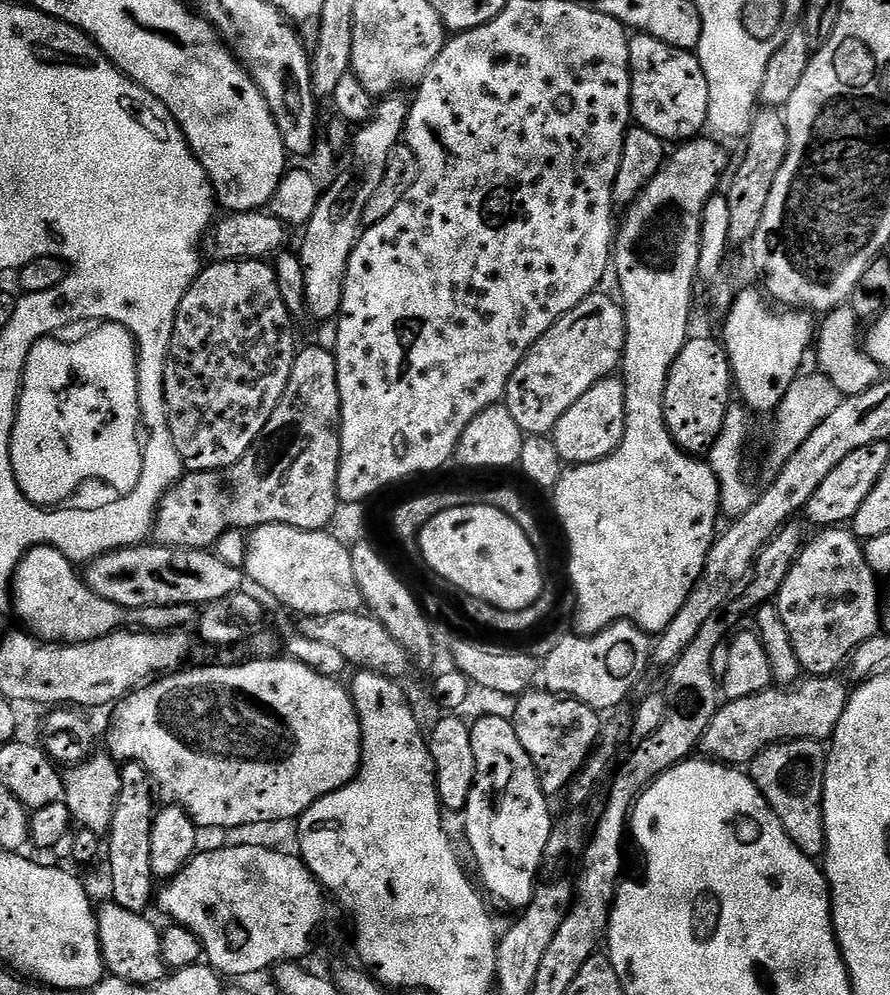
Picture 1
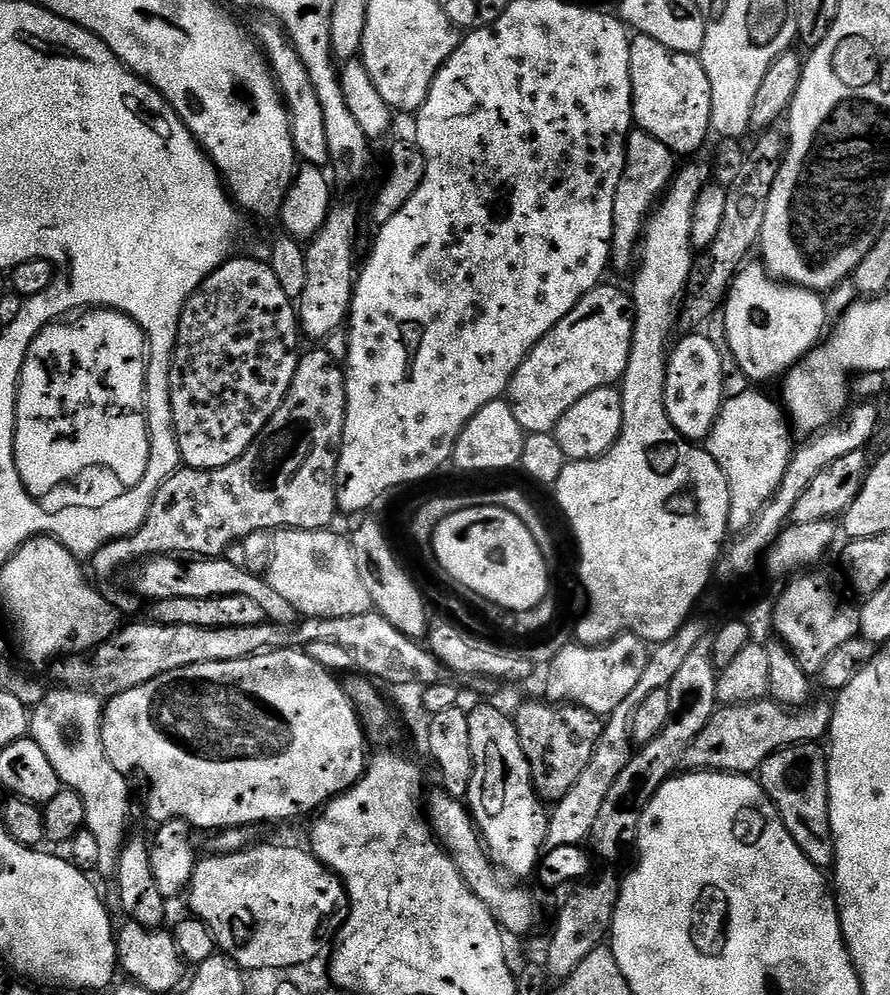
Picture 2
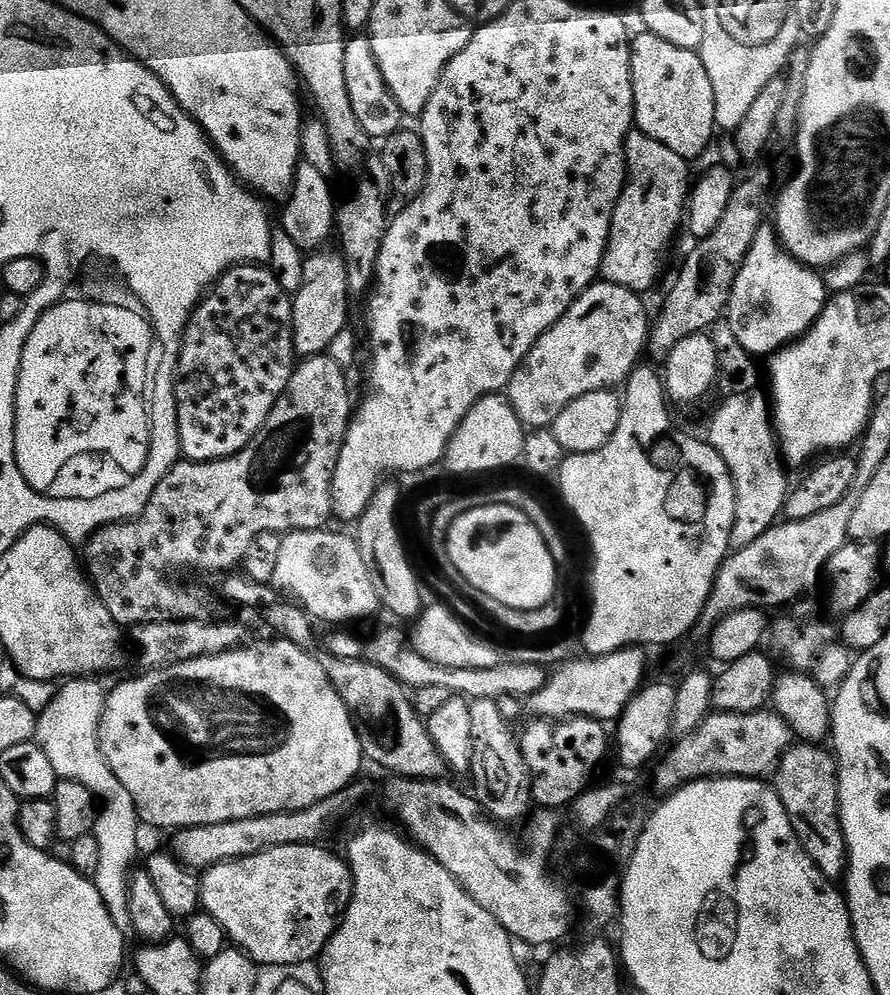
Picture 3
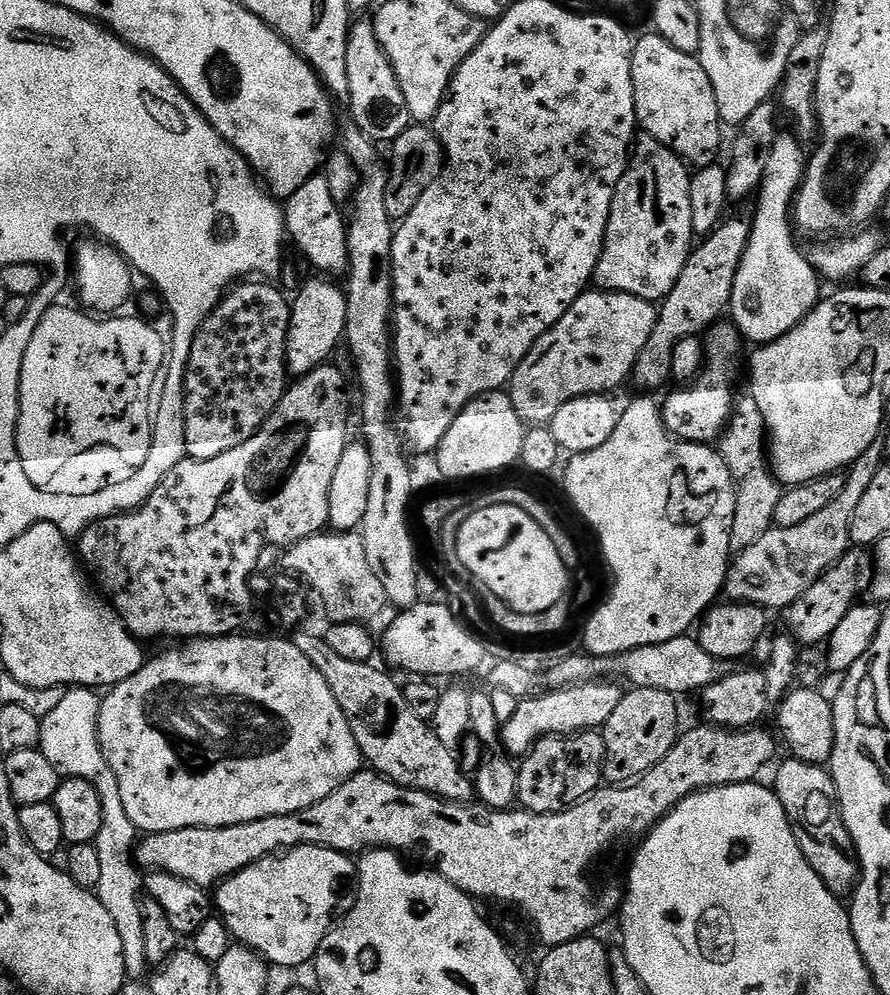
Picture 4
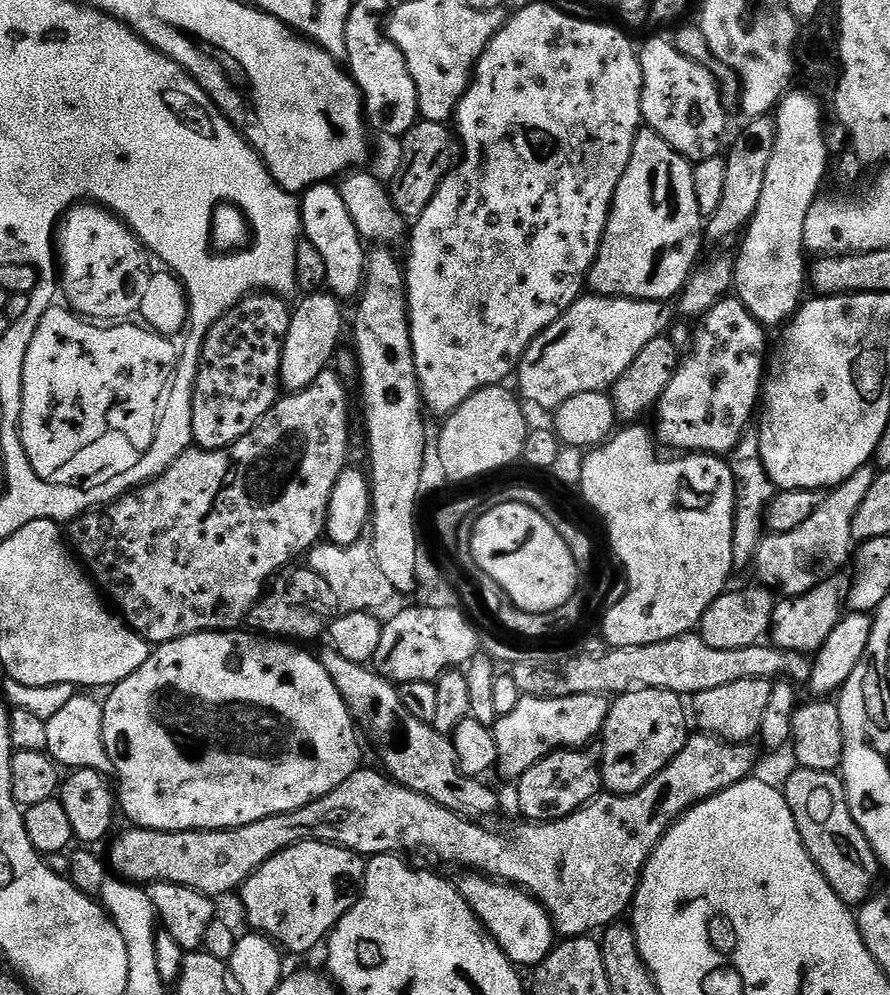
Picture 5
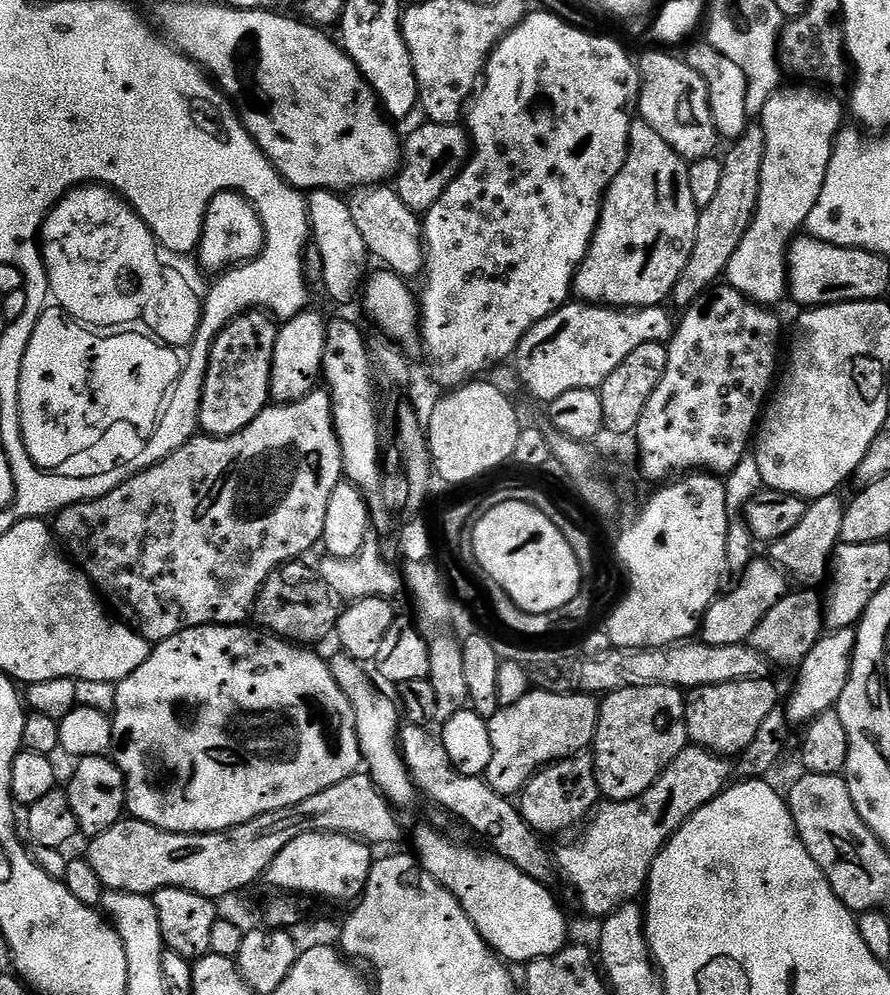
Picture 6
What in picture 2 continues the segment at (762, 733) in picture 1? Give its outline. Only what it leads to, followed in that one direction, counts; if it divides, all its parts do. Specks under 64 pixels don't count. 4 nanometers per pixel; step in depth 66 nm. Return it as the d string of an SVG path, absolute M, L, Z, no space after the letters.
M771 698L755 700L749 704L729 704L717 707L710 718L706 730L690 742L682 761L688 770L711 770L729 774L759 773L762 762L783 748L792 744L820 742L827 737L828 728L832 725L833 705L824 700L817 704L808 702L799 710L778 704Z

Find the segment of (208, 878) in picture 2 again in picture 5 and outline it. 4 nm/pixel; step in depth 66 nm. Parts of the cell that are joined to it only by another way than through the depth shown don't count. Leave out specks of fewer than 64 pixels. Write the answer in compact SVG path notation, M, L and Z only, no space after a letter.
M307 840L270 858L239 889L249 929L263 932L285 953L308 952L325 943L337 922L356 905L364 888L366 860L348 848Z

